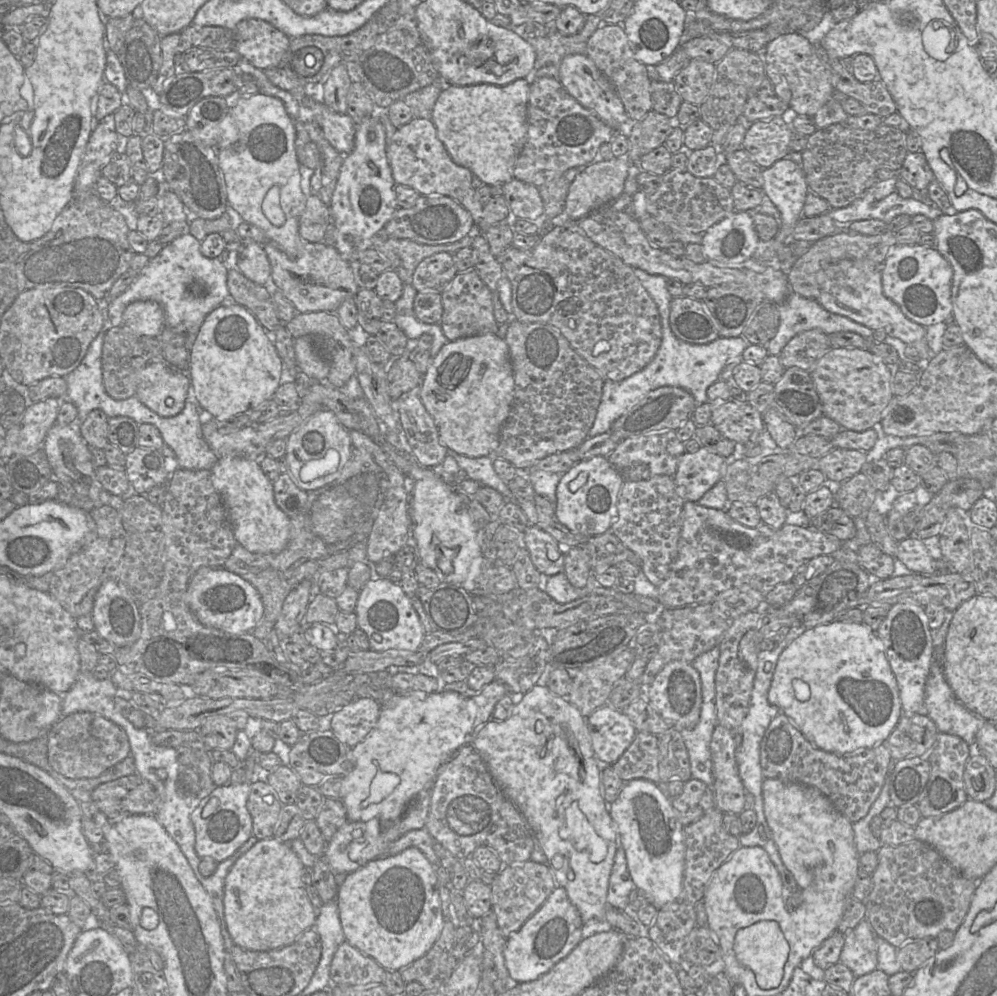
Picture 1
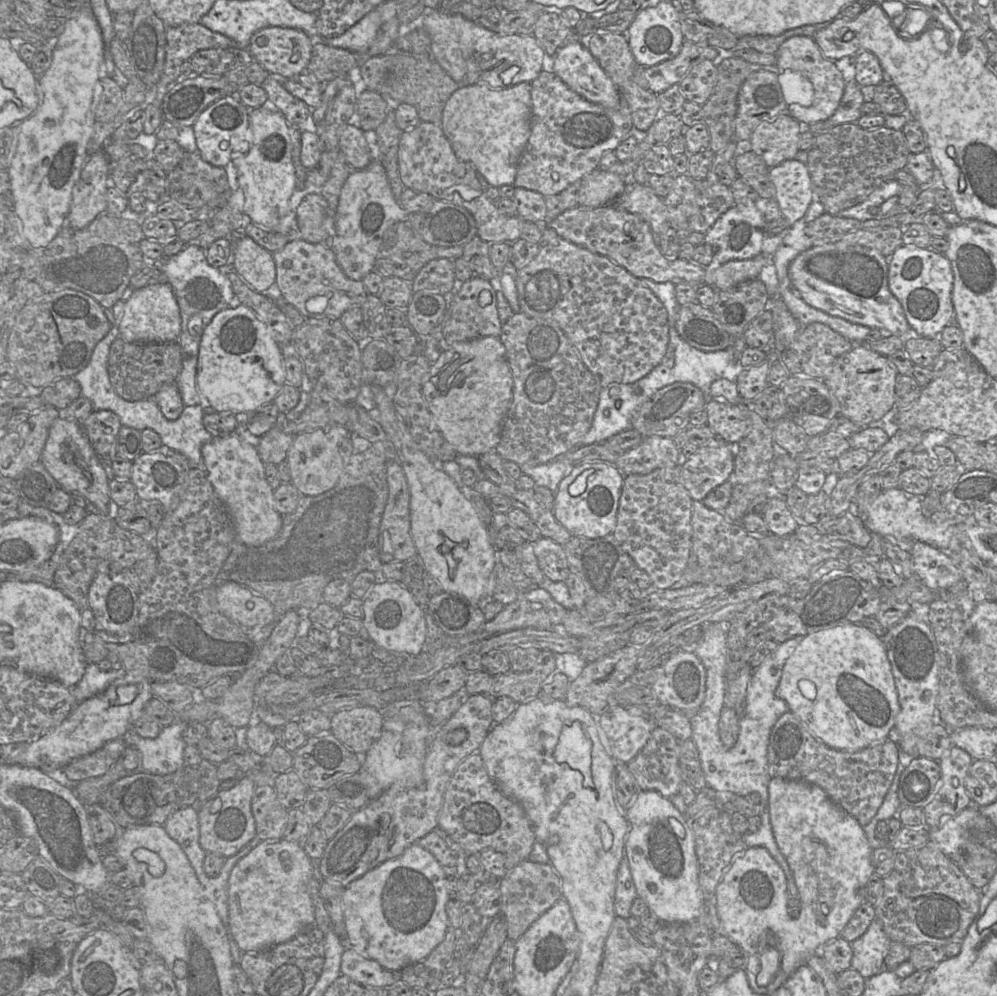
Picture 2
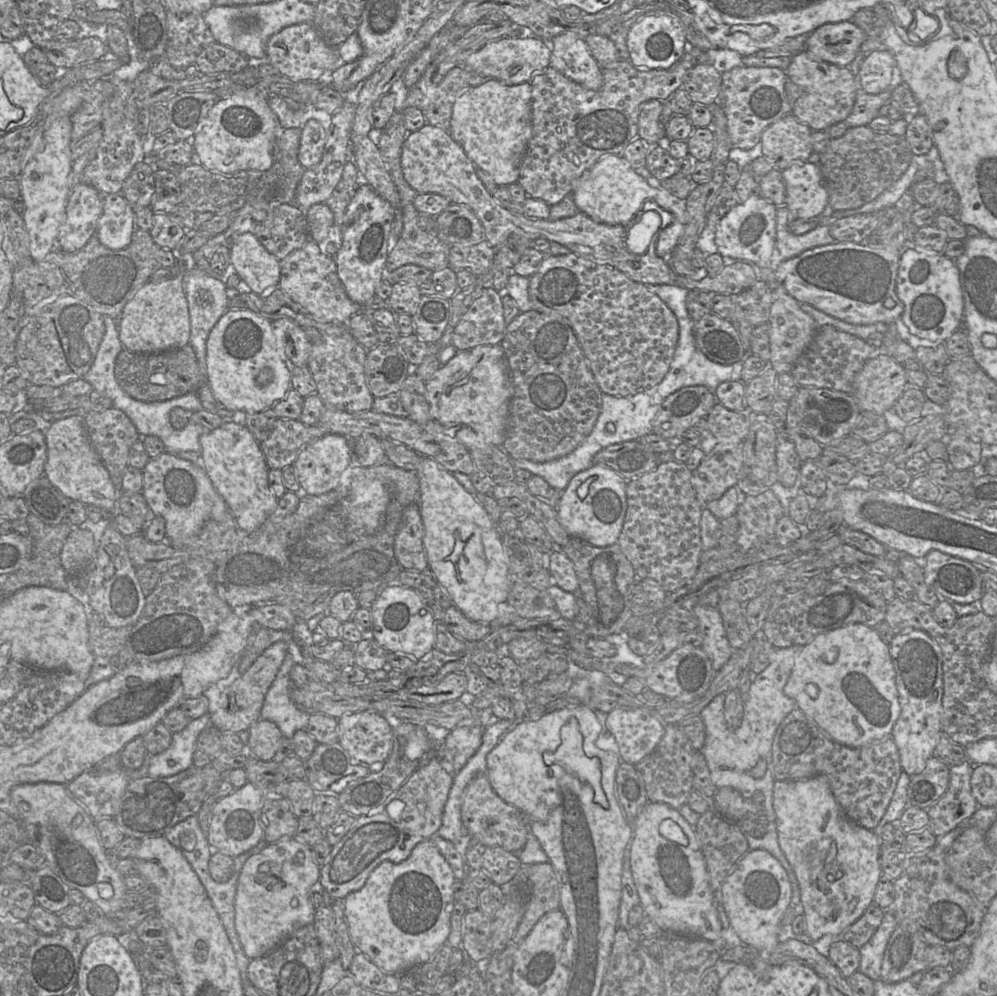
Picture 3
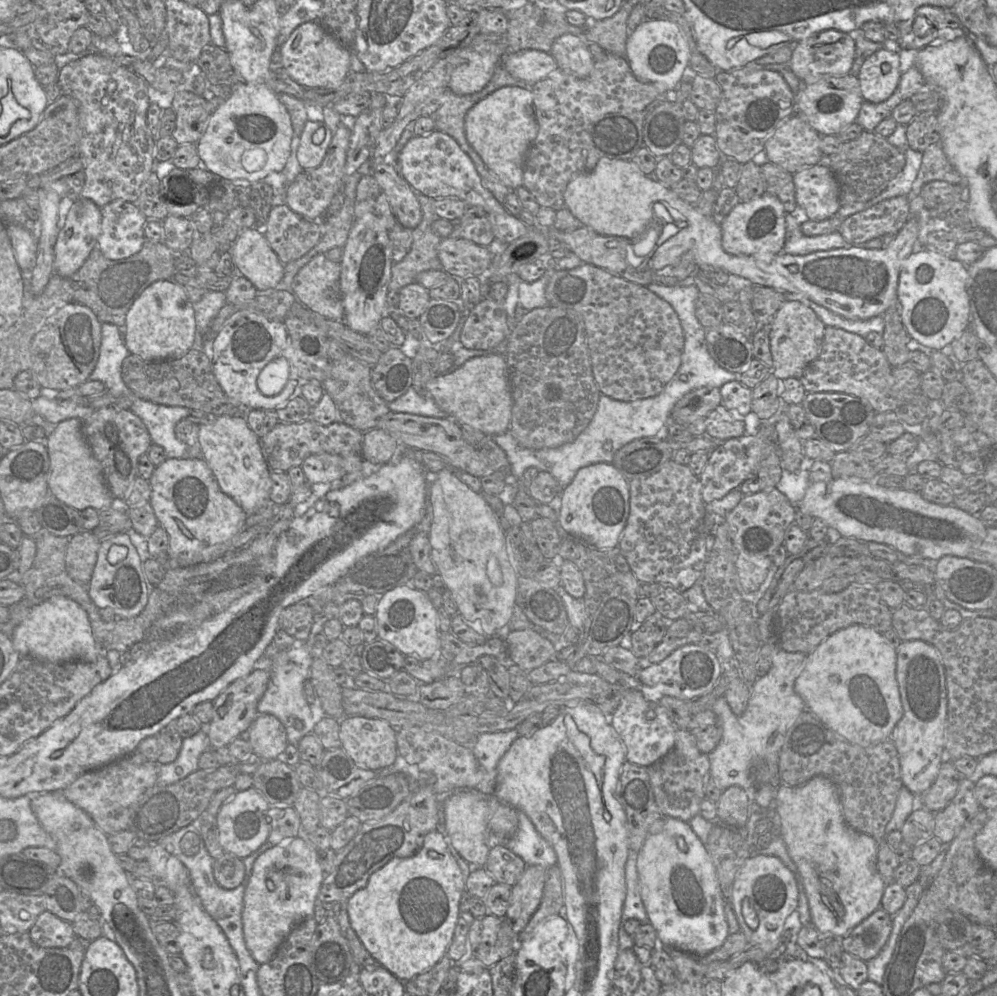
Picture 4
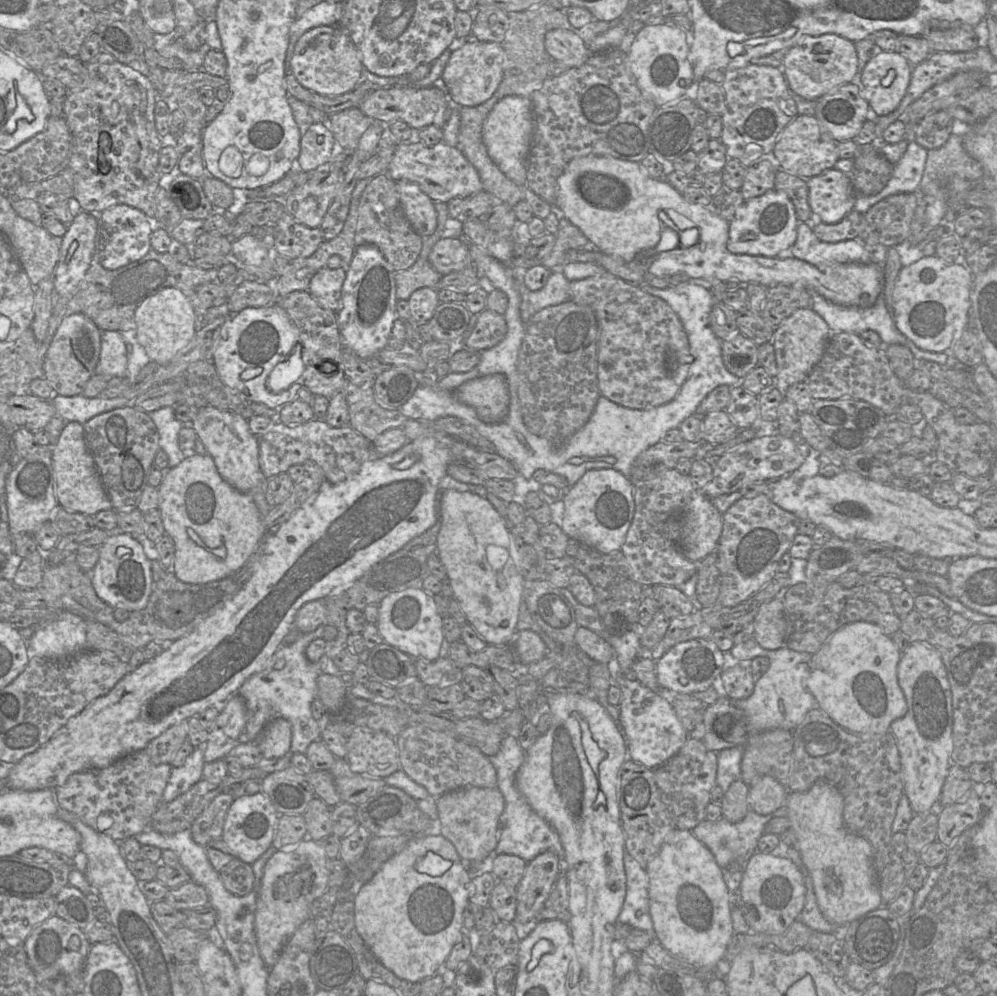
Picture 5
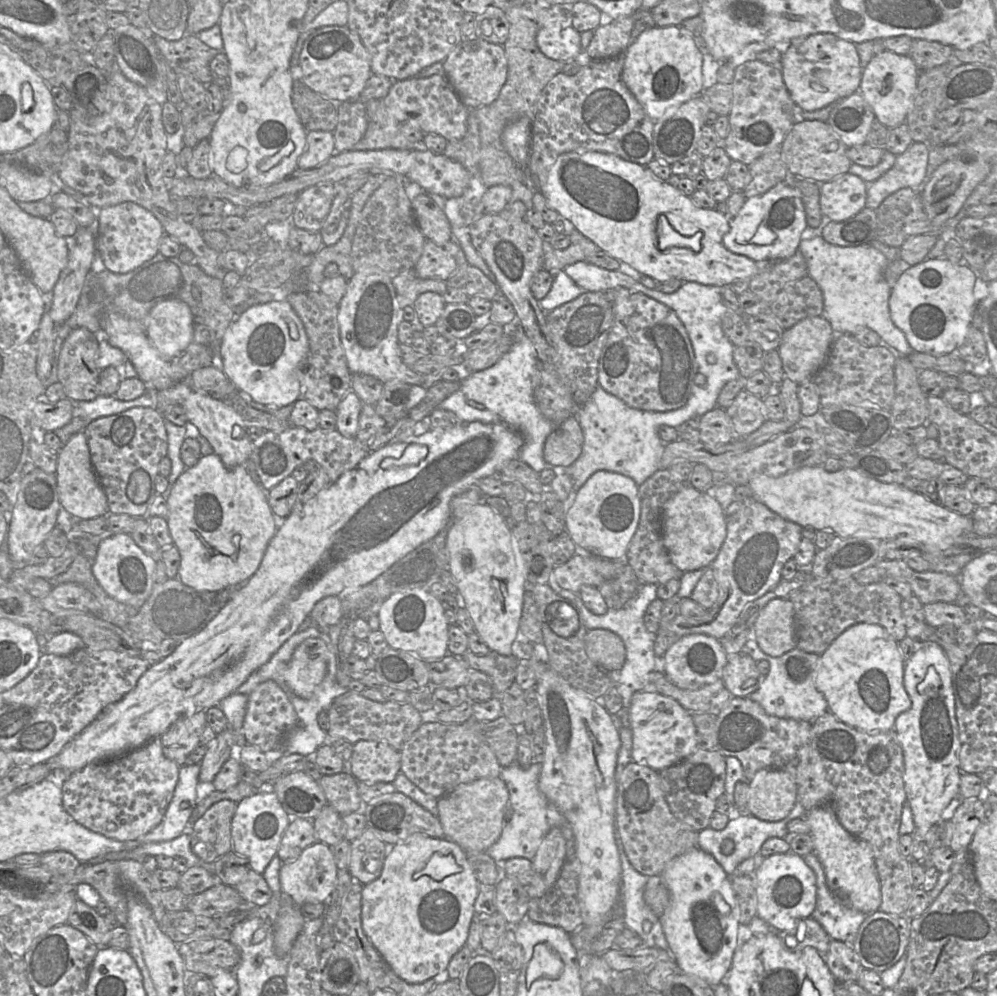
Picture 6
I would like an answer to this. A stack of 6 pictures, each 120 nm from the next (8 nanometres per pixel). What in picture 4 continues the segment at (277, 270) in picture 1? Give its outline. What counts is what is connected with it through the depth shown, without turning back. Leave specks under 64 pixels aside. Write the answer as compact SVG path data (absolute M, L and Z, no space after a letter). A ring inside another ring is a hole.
M317 254L296 274L291 291L310 310L333 321L343 321L345 310L340 290L341 266Z

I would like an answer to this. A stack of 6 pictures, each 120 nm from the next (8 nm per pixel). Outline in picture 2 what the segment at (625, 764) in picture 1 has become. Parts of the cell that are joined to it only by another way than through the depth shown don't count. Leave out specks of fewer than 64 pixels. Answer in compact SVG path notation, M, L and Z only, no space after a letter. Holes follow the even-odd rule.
M655 726L640 752L627 763L639 790L654 790L665 798L678 794L682 782L678 740Z

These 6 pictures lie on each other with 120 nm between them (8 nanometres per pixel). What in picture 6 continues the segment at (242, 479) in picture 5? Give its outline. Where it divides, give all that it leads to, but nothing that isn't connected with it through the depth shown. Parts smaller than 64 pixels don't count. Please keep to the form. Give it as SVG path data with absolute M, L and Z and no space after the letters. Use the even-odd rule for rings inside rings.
M191 392L182 401L181 406L185 410L187 422L191 422L198 429L200 436L203 436L210 443L215 454L220 457L227 468L245 465L250 460L254 441L249 437L246 421L231 406L222 400L196 392ZM235 425L244 428L244 434L241 438L234 438L232 435Z

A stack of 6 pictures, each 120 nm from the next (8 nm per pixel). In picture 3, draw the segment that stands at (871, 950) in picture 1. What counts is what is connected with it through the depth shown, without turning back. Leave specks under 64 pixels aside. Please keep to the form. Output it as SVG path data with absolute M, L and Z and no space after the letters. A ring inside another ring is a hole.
M885 911L883 920L870 940L859 948L860 964L858 971L871 980L881 978L881 968L888 941L898 927L891 911Z

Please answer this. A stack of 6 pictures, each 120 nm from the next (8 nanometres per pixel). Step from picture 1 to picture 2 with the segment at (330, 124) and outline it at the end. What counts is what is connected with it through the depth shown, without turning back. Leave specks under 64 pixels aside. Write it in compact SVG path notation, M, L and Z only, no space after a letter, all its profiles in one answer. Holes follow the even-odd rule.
M346 124L343 127L339 146L353 170L364 169L372 161L364 132L356 125Z

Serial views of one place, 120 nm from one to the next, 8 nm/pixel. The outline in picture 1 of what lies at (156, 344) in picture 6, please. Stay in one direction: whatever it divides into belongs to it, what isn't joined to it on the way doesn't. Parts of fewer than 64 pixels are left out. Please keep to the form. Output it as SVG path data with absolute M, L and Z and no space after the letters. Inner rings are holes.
M150 300L129 304L123 312L122 324L139 335L154 338L166 326L162 307Z

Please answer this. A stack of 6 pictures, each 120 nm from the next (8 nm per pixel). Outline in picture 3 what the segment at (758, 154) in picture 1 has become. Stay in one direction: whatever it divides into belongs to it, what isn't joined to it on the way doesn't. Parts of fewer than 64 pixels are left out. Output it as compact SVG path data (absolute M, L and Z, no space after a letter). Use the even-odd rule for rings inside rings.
M793 114L784 115L762 132L762 154L780 171L792 164L807 162L814 151L811 133L812 129Z

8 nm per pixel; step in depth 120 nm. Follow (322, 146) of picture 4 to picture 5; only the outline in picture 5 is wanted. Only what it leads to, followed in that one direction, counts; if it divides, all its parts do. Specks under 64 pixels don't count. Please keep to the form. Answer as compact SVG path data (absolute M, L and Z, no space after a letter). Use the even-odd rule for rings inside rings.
M312 123L300 139L300 154L297 161L305 171L312 171L328 162L335 145L333 133L322 123ZM317 136L323 136L323 142L317 142Z

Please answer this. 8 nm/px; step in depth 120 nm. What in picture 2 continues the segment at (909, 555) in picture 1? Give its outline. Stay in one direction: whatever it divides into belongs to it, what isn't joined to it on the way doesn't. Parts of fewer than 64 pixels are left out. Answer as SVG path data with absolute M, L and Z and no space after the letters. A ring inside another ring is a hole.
M914 541L910 555L916 575L928 588L946 591L962 581L960 570L938 548Z

